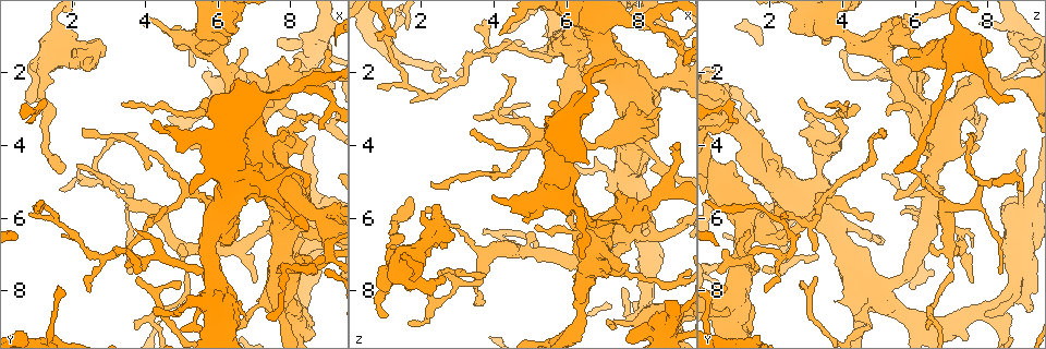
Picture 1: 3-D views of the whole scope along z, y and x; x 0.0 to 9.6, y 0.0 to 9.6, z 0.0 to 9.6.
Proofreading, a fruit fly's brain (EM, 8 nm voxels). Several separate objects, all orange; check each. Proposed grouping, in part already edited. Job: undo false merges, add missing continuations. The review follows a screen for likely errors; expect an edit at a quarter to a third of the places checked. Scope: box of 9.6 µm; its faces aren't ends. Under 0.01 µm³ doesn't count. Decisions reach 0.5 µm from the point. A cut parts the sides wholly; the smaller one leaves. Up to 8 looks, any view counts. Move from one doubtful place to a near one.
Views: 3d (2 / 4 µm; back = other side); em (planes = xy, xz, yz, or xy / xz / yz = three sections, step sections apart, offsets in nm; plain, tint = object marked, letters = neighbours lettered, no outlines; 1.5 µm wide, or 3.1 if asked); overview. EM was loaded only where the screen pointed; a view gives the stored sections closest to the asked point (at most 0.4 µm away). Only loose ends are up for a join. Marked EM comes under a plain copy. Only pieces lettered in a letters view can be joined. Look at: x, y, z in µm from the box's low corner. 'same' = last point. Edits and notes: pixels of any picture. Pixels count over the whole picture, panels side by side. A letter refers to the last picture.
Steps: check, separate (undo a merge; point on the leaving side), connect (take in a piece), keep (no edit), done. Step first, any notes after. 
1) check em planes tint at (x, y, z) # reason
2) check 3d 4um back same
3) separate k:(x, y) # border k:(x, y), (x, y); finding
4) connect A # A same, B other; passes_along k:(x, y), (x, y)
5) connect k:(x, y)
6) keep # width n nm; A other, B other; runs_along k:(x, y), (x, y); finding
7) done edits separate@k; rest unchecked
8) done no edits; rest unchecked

check em planes letters at (5.05, 6.95, 6.35) # branch stops here

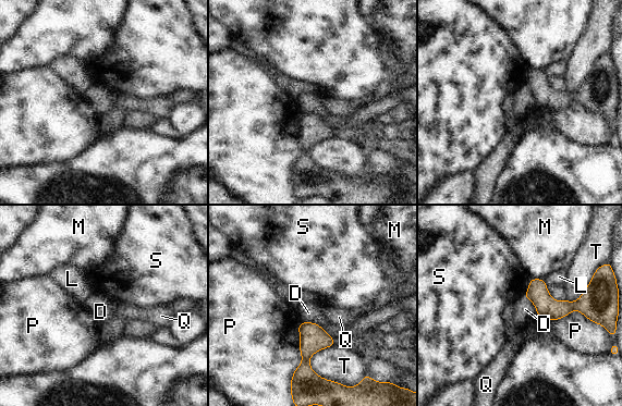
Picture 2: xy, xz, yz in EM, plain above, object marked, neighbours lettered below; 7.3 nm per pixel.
keep # D other, L other, M other, P other, Q other, S other, T other; border 2:(302, 320), (316, 322), (332, 336); none of them fits

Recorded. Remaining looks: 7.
check 3d 4um at (5.70, 2.75, 2.85) # tapers out

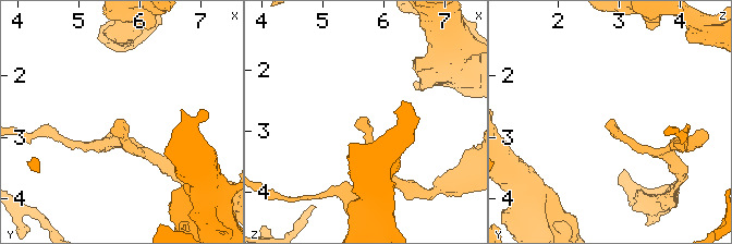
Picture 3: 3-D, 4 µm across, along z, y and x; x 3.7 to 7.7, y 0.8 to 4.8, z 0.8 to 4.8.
check em yz step 4 letters at (5.75, 2.70, 2.80)

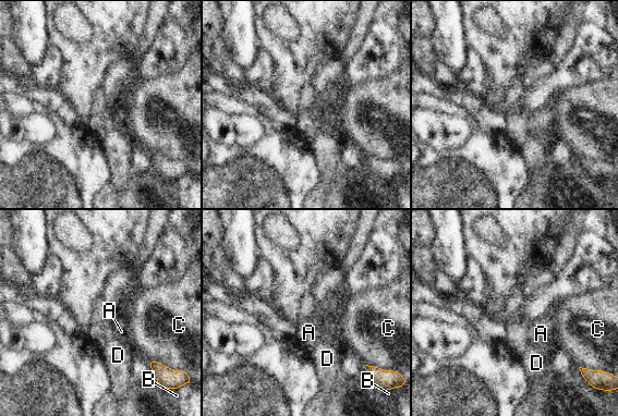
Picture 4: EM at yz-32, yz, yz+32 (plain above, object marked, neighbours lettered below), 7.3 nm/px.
check em planes letters same

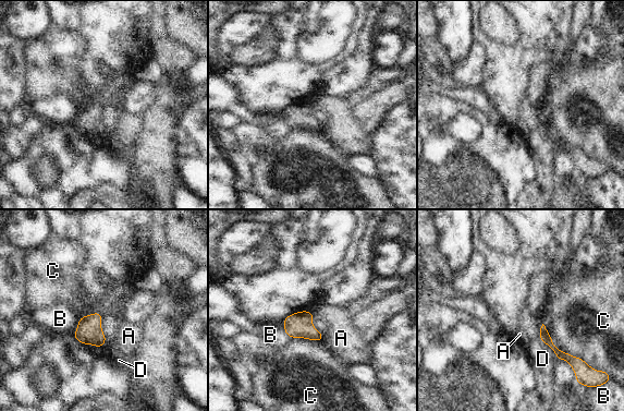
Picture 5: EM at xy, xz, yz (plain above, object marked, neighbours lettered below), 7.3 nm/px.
keep # A other, B other, C other, D other; border 5:(323, 334), (320, 340); none of them fits

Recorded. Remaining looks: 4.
check em planes letters at (3.45, 2.95, 3.45) # an open end

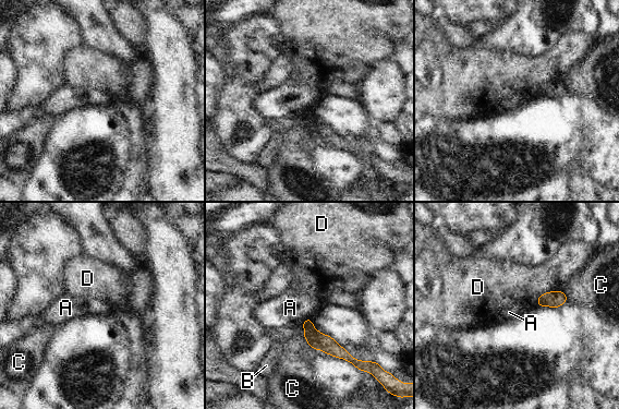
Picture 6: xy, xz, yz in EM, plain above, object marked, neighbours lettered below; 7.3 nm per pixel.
keep # A other, B other, C other, D other; no lettered piece goes on from it

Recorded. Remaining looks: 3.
check em xy step 4 letters at (1.10, 2.60, 6.80) # sudden change in width

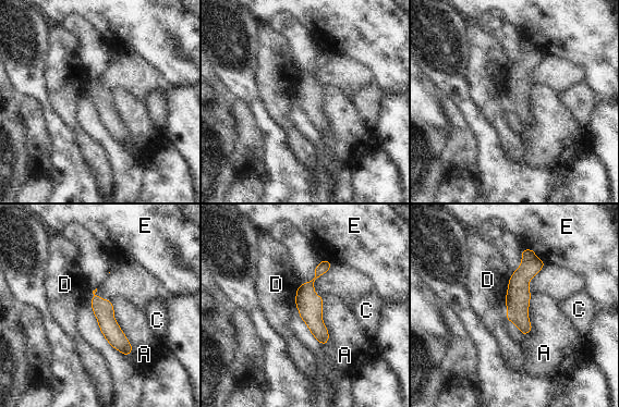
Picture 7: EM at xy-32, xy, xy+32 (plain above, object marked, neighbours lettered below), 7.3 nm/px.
keep # width 150 nm; A other, C other, D other, E other; runs_along 7:(530, 251), (523, 331); continuous, no second neuron

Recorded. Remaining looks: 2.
done no edits; rest unchecked

